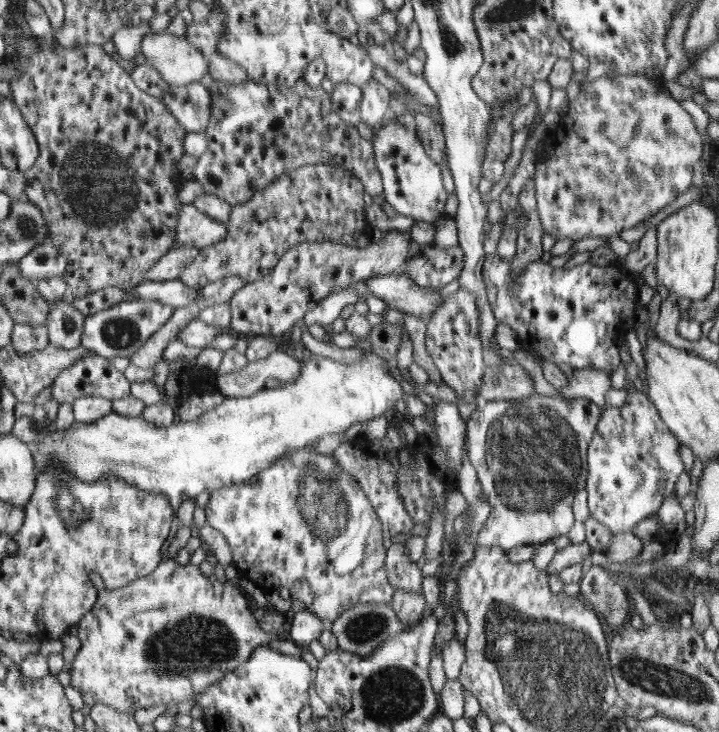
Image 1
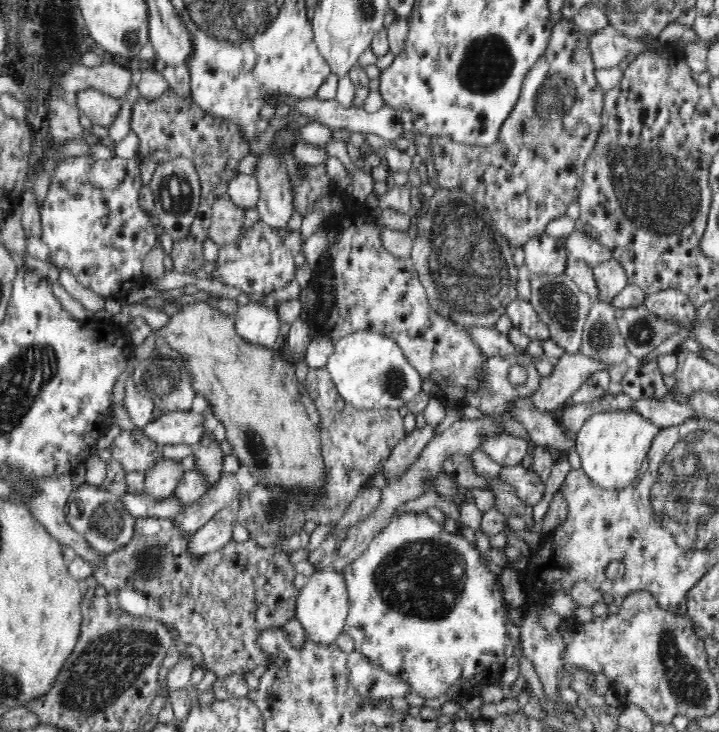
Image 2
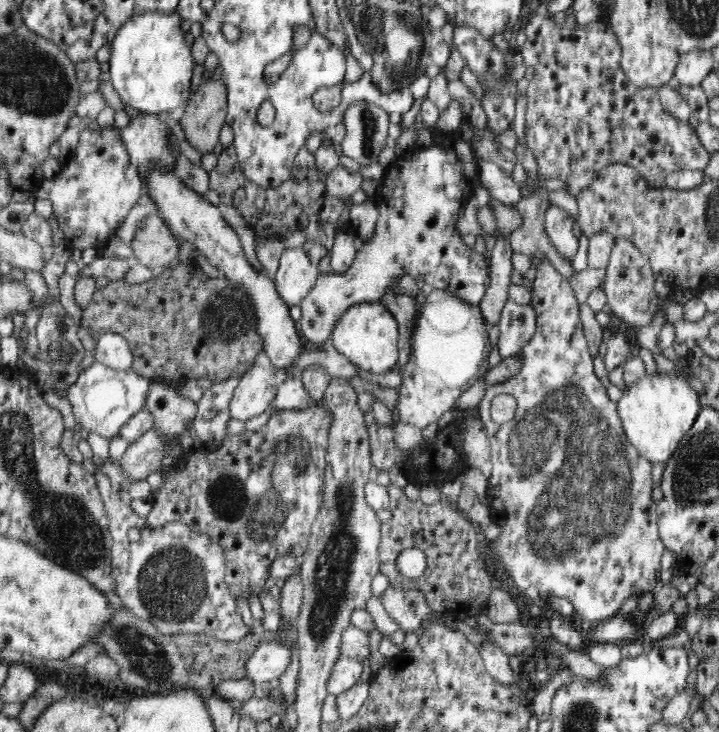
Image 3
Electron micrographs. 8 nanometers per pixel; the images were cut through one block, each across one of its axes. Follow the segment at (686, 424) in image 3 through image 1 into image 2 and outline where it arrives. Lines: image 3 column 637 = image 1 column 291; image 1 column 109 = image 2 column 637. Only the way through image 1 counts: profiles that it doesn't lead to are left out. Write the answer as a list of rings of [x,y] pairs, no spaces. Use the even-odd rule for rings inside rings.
[[[597,406],[576,436],[575,449],[581,460],[581,469],[598,487],[616,490],[626,488],[636,480],[659,429],[632,410],[608,411]]]

